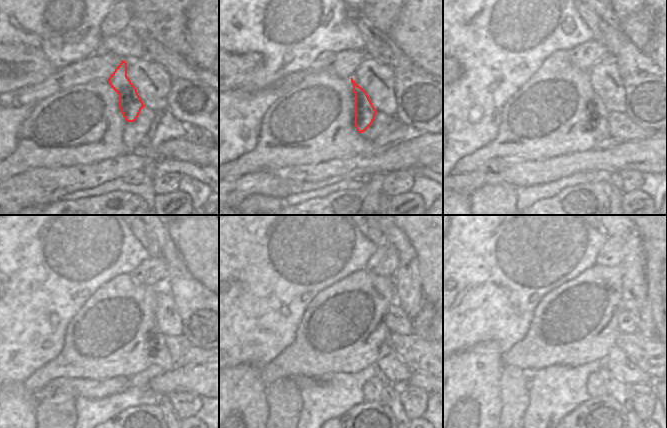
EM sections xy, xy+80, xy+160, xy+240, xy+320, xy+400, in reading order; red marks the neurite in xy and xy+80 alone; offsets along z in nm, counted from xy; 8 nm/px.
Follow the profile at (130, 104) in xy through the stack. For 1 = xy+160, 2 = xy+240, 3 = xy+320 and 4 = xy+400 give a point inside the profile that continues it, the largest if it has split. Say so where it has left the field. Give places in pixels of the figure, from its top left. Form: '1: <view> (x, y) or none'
1: xy+160 (599, 113)
2: xy+240 (161, 356)
3: xy+320 (391, 367)
4: xy+400 (617, 361)

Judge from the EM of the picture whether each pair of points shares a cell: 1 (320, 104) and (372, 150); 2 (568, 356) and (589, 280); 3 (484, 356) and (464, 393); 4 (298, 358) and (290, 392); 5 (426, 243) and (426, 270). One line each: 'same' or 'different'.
1: same
2: same
3: same
4: different
5: same

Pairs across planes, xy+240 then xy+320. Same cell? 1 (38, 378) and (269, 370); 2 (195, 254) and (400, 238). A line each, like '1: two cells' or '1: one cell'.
1: one cell
2: two cells

